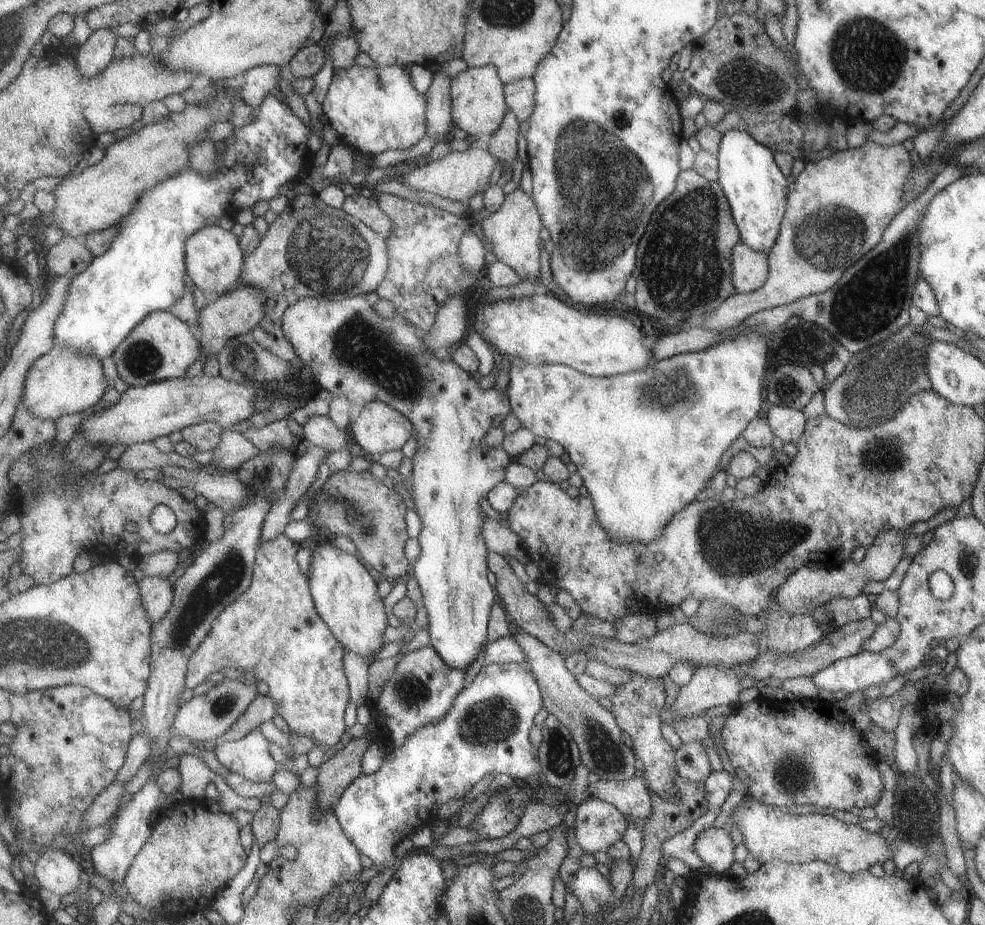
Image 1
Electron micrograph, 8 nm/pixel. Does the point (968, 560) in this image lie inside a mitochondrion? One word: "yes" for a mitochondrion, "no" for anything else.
yes

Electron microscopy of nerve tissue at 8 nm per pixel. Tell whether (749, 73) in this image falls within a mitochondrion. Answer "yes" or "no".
yes

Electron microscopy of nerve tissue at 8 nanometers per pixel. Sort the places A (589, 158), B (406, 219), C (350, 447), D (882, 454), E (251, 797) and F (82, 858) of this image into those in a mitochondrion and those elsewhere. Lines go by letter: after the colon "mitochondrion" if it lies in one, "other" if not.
A: mitochondrion
B: other
C: other
D: mitochondrion
E: other
F: other

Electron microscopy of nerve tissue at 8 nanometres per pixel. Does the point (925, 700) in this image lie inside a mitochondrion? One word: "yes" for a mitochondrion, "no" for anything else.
no

